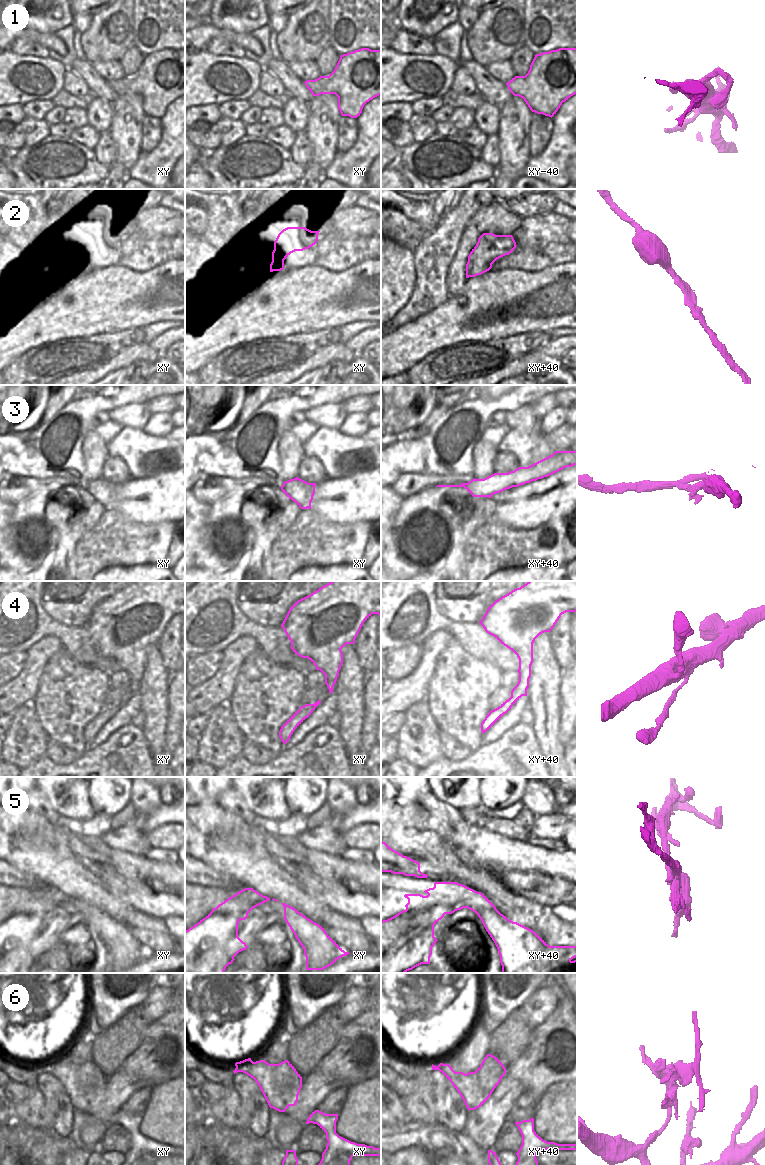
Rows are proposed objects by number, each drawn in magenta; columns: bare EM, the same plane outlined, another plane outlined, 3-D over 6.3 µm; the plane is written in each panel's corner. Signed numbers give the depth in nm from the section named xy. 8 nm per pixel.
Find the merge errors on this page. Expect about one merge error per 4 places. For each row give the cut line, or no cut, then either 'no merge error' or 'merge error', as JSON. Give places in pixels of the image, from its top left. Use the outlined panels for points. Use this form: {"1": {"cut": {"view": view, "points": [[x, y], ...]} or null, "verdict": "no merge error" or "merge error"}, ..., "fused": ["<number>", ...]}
{"1": {"cut": null, "verdict": "no merge error"}, "2": {"cut": null, "verdict": "no merge error"}, "3": {"cut": {"view": "xy", "points": [[314, 488], [307, 492], [307, 507]]}, "verdict": "merge error"}, "4": {"cut": null, "verdict": "no merge error"}, "5": {"cut": {"view": "xy+40", "points": [[406, 908], [425, 909], [429, 917], [429, 923], [433, 926]]}, "verdict": "merge error"}, "6": {"cut": null, "verdict": "no merge error"}, "fused": ["3", "5"]}

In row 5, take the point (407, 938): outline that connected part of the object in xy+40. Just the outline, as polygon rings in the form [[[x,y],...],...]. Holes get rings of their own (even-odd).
[[[409,908],[381,921],[381,973],[406,973],[421,964],[430,964],[432,947],[437,941],[427,910]]]

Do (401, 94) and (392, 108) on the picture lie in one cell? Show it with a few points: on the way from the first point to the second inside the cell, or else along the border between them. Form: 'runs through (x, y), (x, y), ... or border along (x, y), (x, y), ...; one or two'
border along (391, 101), (411, 102); two

